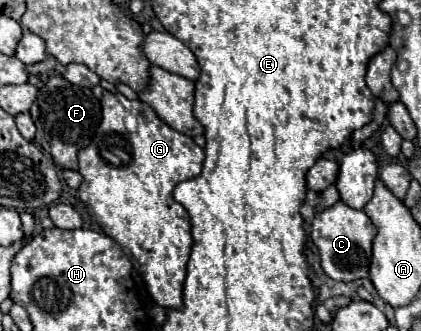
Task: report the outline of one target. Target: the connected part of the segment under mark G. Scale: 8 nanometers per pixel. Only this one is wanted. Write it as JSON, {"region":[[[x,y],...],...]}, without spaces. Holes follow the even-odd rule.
{"region":[[[104,92],[102,122],[92,144],[80,150],[78,162],[78,172],[84,176],[78,192],[92,218],[122,246],[142,274],[152,300],[162,308],[182,310],[182,286],[194,240],[188,212],[172,198],[172,190],[178,182],[200,174],[204,150],[190,136],[164,124],[148,104]],[[128,114],[138,122],[136,132],[128,132],[124,126]]]}

